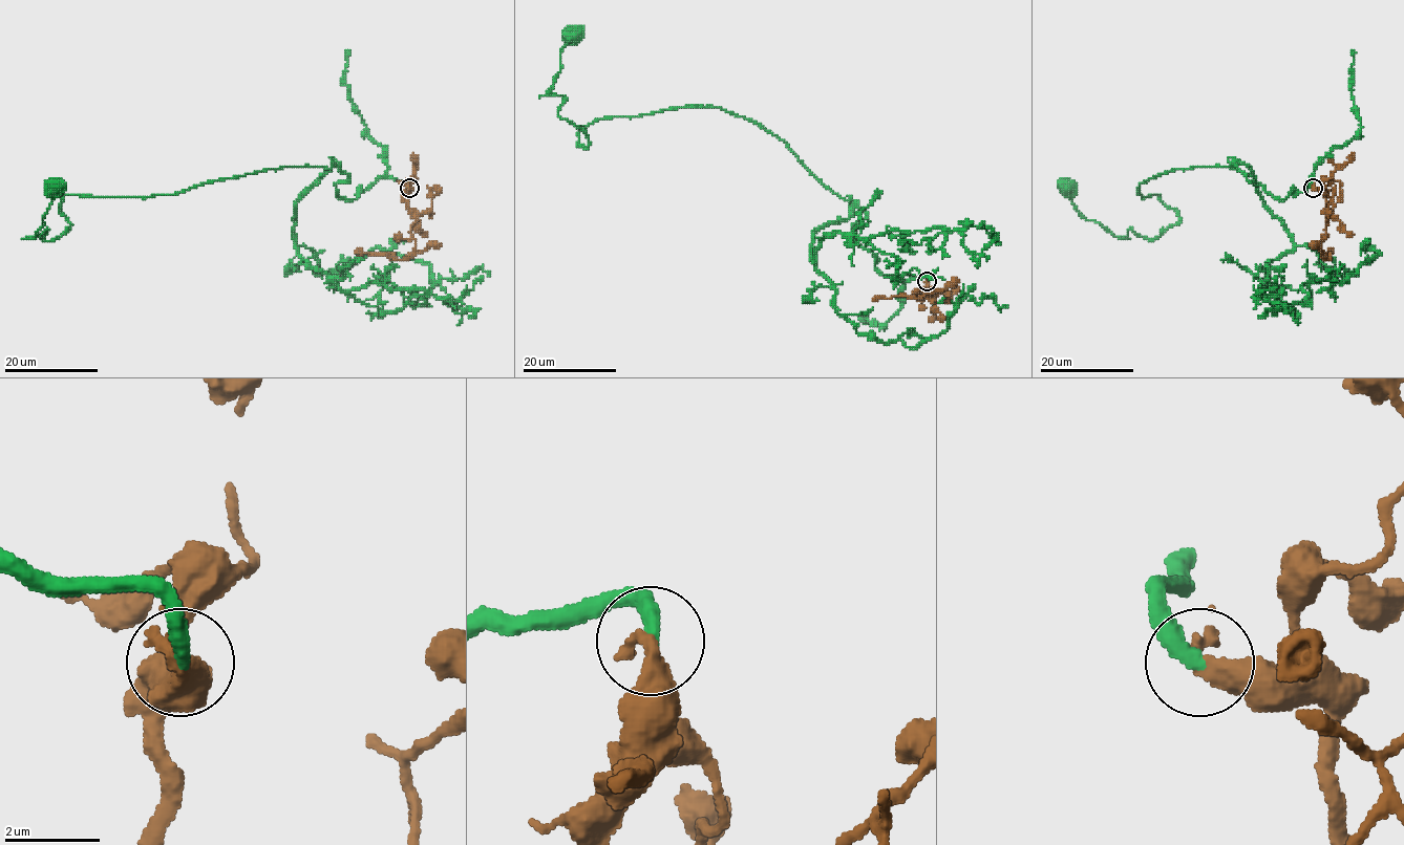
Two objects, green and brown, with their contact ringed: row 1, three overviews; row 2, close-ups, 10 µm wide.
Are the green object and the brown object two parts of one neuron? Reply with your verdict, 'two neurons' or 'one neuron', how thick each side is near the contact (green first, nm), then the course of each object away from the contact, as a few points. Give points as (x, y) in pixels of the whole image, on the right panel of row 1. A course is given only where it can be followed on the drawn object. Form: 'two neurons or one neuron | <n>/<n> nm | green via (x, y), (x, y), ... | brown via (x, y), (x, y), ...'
one neuron | 360/480 nm | green via (1314, 188), (1276, 198), (1231, 157), (1173, 170), (1139, 186), (1181, 220), (1152, 240), (1087, 220), (1065, 189) | brown via (1314, 188), (1325, 193), (1327, 209), (1321, 253), (1330, 259), (1327, 253), (1334, 251)

